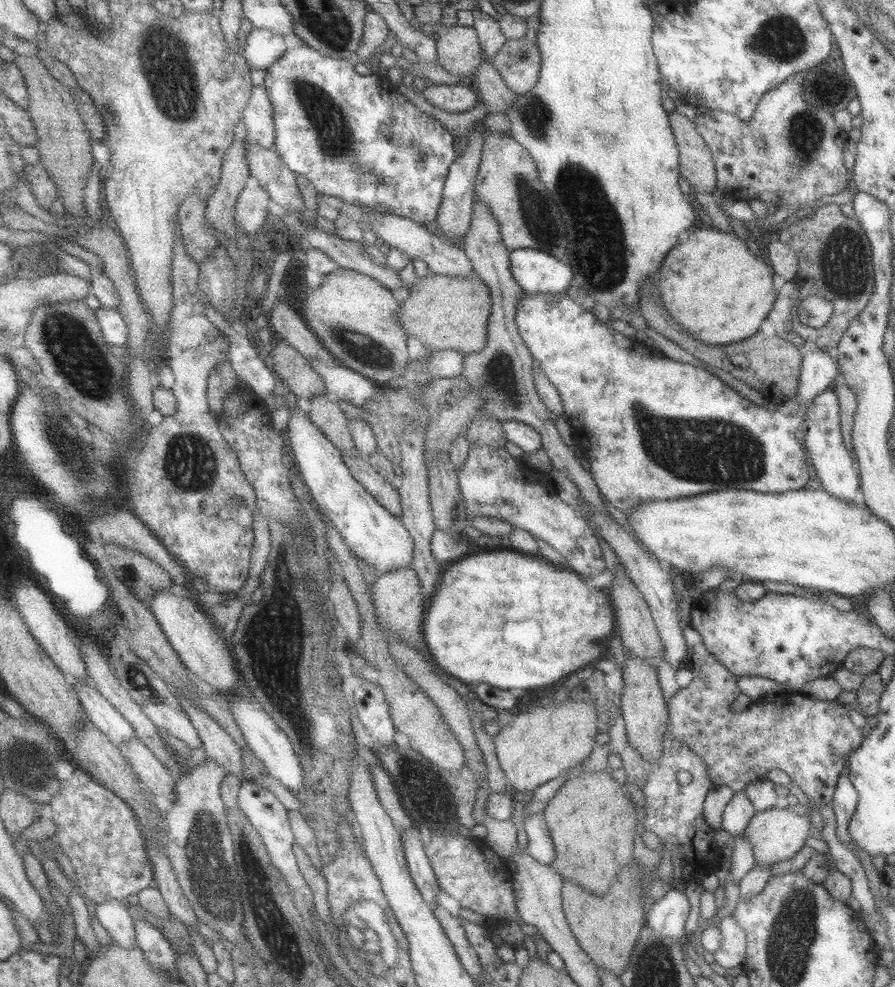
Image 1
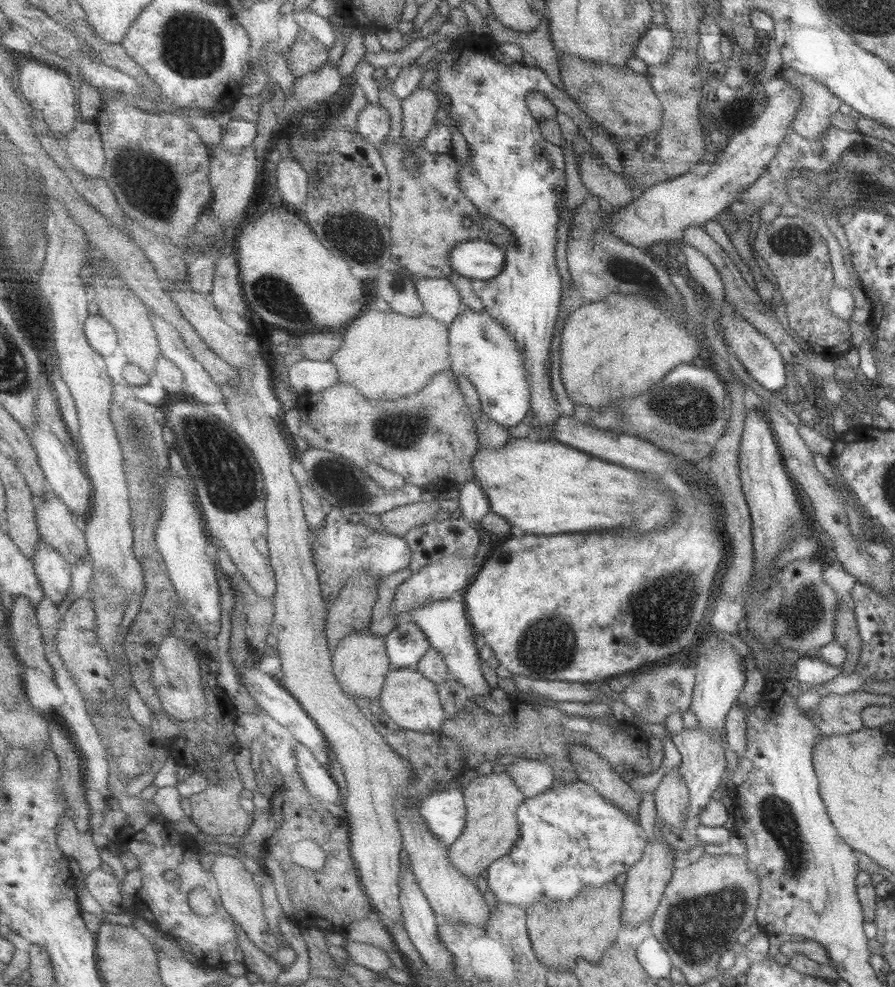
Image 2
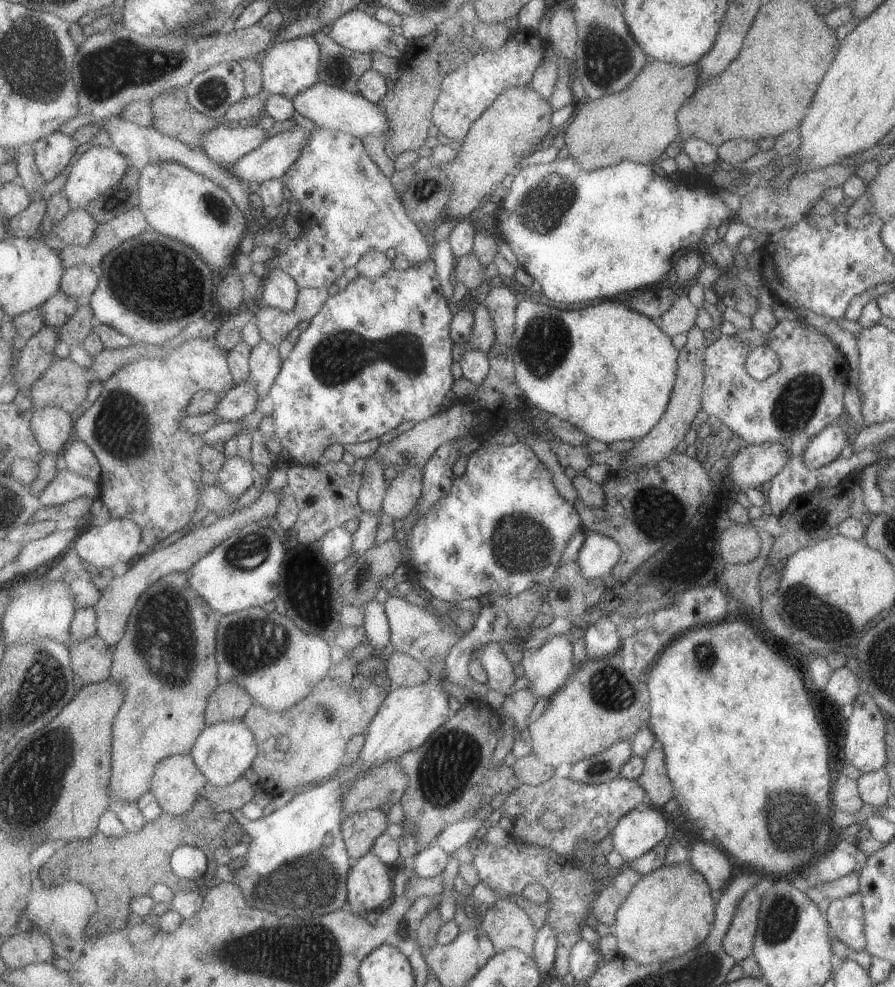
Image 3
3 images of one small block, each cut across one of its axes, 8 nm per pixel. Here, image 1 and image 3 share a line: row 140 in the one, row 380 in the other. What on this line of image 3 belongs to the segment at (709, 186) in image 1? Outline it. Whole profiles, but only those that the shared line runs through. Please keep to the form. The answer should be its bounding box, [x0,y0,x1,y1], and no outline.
[619,325,706,470]

